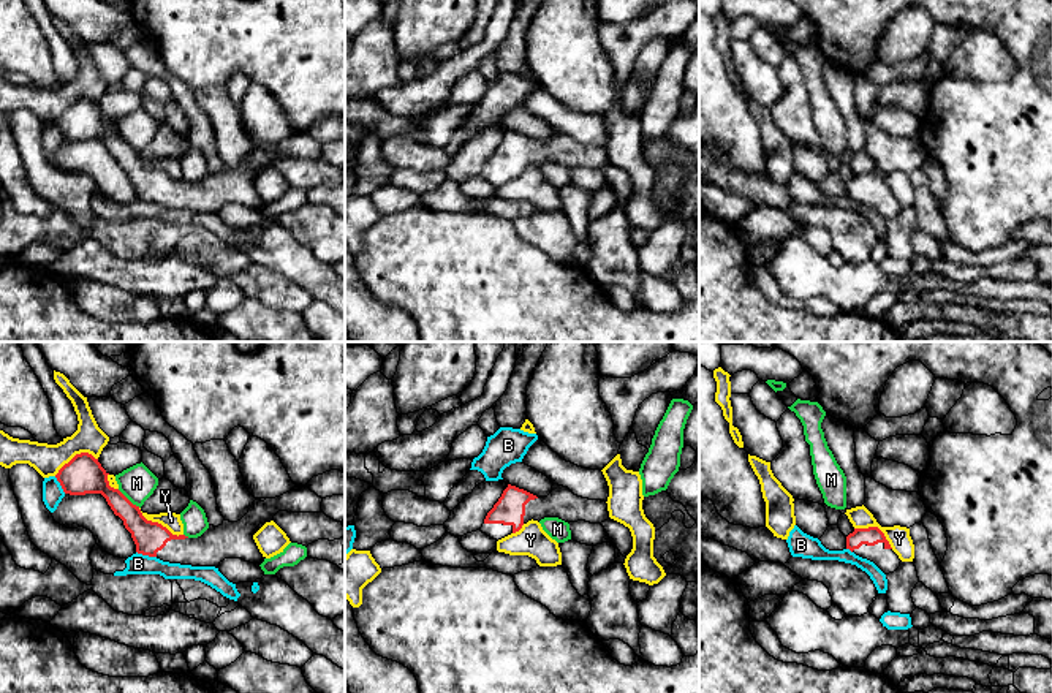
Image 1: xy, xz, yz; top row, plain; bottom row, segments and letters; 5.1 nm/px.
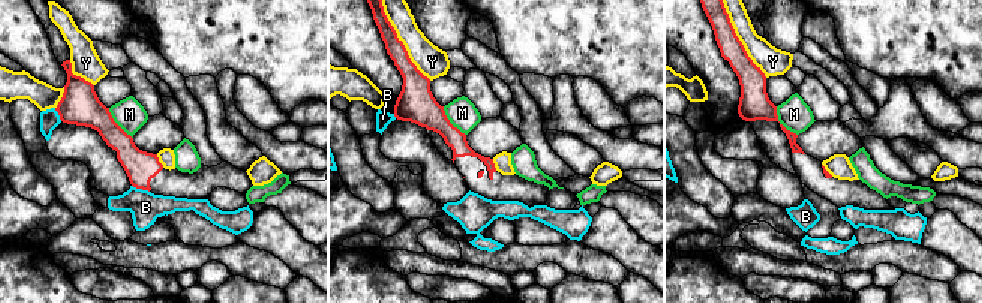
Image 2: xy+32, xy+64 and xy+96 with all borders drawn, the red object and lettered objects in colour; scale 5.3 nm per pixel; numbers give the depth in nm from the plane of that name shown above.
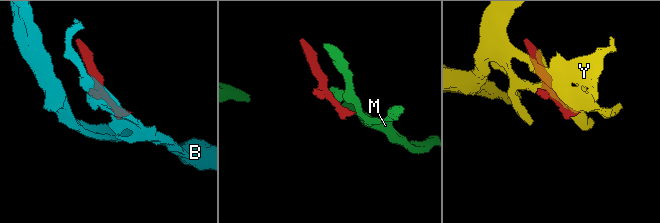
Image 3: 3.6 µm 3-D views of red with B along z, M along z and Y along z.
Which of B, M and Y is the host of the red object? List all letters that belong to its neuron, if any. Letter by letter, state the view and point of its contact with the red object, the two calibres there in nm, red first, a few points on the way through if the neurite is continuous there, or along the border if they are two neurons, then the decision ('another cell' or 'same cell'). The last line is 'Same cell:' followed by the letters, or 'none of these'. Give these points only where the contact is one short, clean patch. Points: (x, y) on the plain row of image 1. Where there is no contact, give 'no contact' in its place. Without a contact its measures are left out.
B: contact xy (146, 200); calibres 160 and 110 nm; another cell
M: contact xy (127, 144); calibres 190 and 180 nm; another cell
Y: contact xy (160, 170); calibres 160 and 90 nm; another cell
Same cell: none of these

